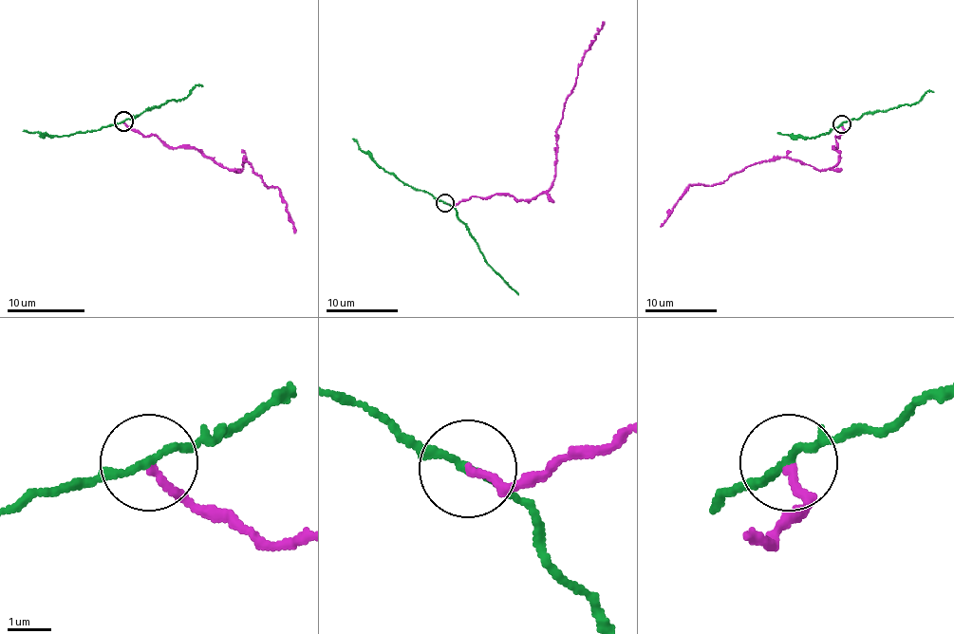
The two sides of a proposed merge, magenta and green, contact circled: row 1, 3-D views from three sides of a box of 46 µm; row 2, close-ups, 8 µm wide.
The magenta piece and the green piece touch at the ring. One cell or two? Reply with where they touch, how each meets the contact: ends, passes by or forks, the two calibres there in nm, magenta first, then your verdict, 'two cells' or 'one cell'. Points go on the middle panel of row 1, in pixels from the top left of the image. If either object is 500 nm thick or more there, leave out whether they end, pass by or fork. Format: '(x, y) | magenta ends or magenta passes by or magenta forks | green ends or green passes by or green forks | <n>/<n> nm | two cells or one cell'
(445, 203) | magenta ends | green passes by | 180/160 nm | two cells

